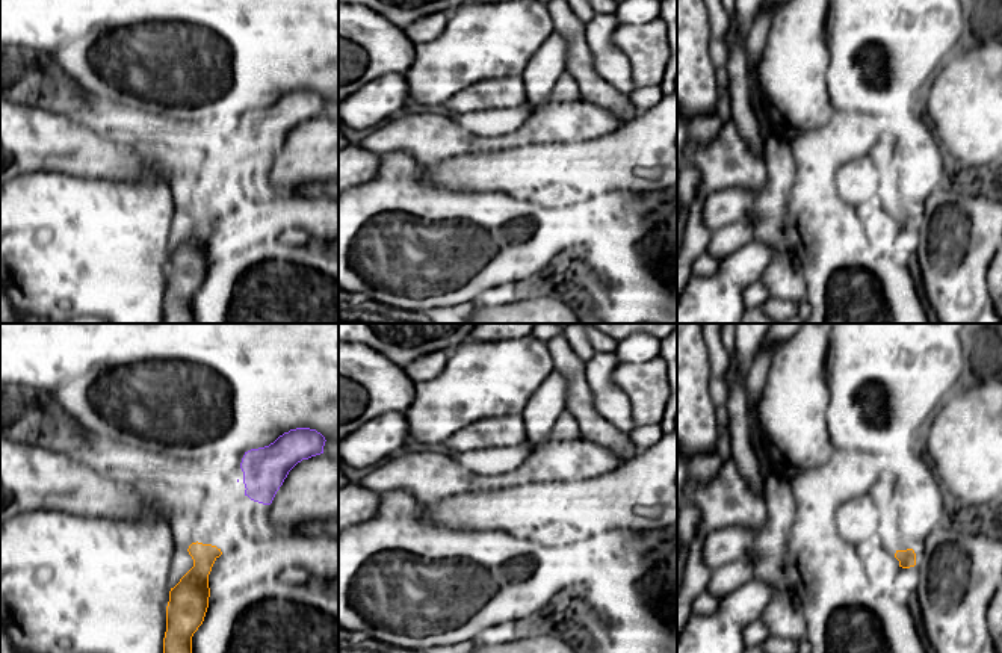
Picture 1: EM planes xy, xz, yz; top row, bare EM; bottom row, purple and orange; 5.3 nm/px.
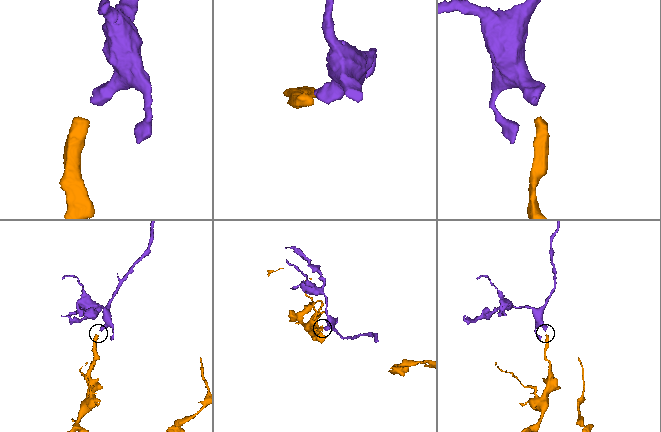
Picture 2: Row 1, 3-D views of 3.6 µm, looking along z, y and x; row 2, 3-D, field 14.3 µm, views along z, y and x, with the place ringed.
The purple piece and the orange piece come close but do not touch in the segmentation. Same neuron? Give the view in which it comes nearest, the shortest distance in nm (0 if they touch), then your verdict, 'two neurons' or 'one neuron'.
view xy; gap 320 nm; one neuron

